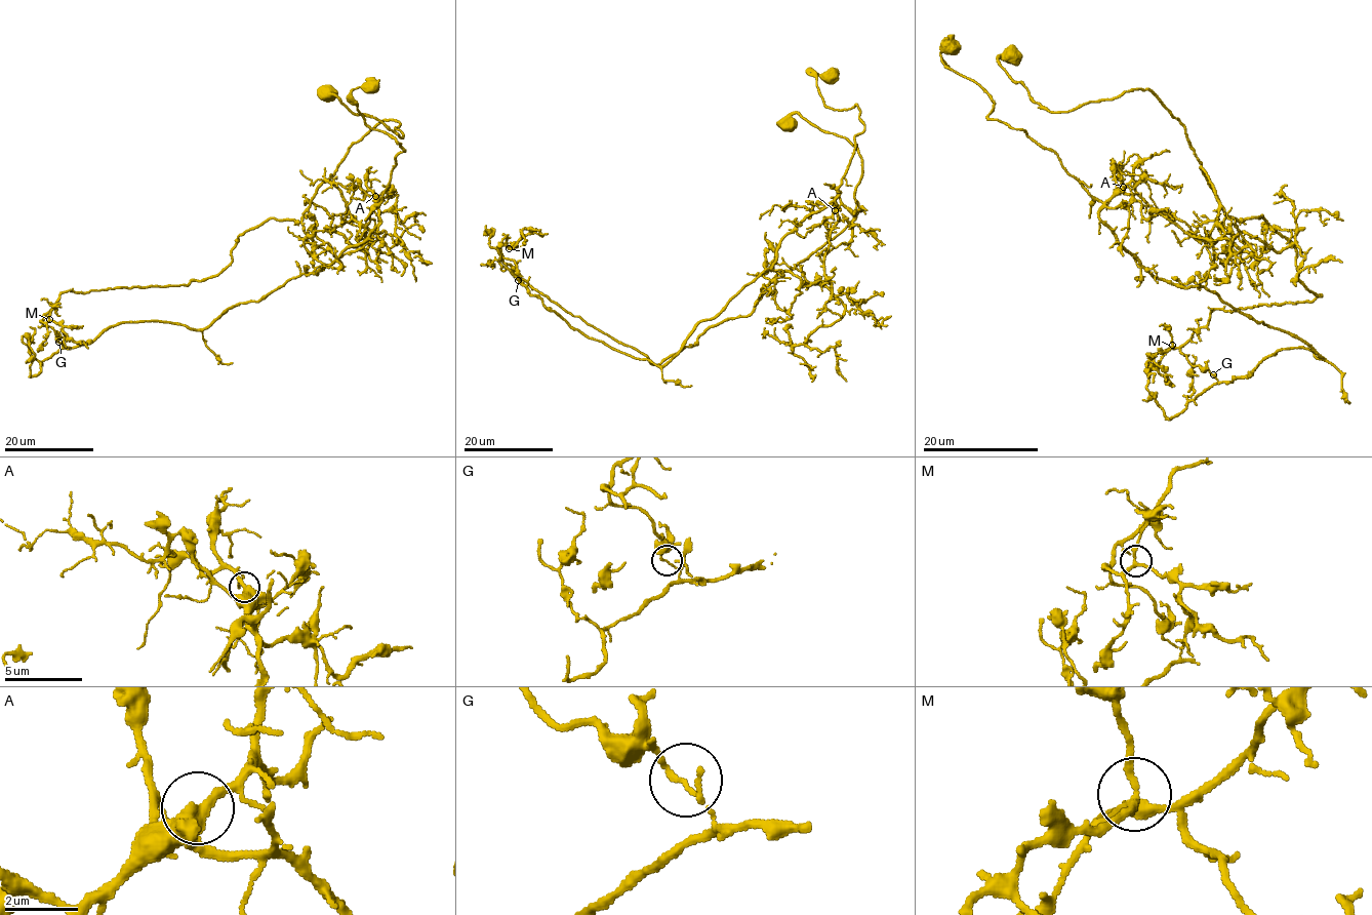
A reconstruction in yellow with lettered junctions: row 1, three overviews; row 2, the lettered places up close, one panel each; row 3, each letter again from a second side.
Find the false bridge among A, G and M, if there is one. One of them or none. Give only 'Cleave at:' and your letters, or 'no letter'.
Cleave at: G

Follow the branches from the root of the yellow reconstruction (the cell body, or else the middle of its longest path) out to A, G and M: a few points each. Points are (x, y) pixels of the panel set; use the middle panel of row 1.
A: (788, 125), (798, 113), (844, 136), (862, 163), (855, 217), (789, 271), (806, 284), (831, 285), (835, 210)
G: (788, 125), (798, 113), (854, 147), (859, 210), (767, 284), (749, 315), (652, 364), (500, 255), (518, 280)
M: (788, 125), (798, 113), (854, 147), (855, 217), (780, 272), (749, 315), (658, 364), (518, 278), (509, 248)

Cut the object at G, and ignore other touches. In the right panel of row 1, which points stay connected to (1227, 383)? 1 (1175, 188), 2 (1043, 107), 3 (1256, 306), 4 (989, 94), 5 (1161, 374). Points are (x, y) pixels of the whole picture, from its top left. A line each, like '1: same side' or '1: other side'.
1: same side
2: other side
3: other side
4: same side
5: other side

